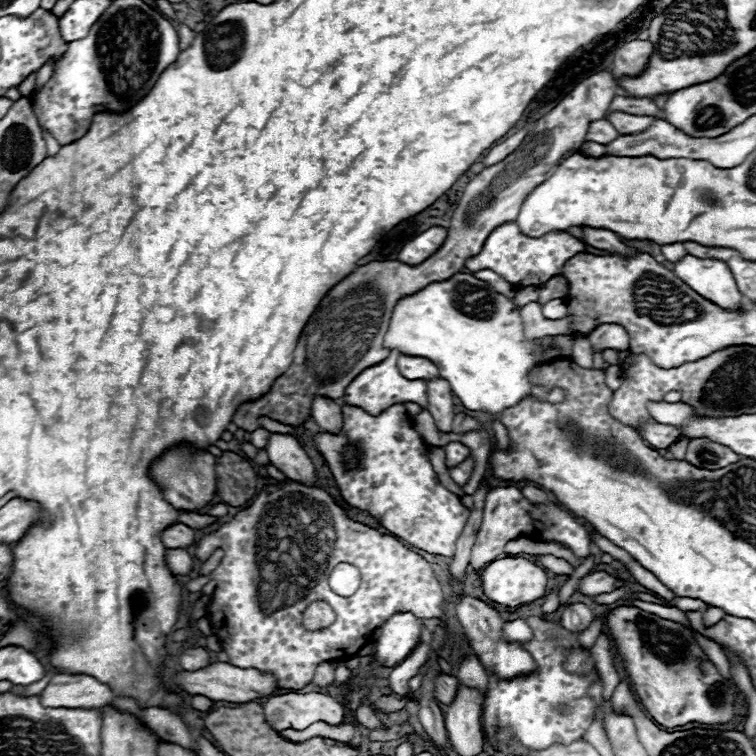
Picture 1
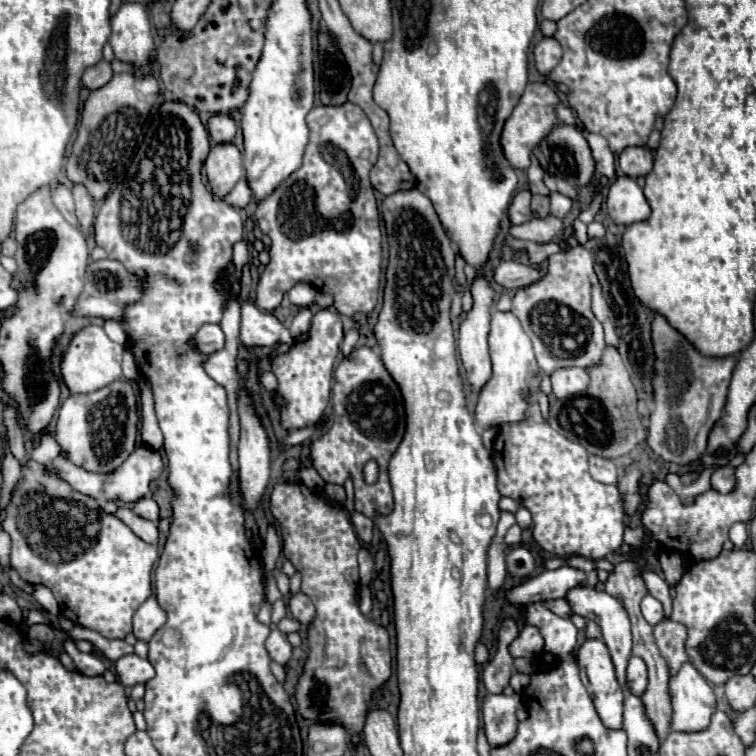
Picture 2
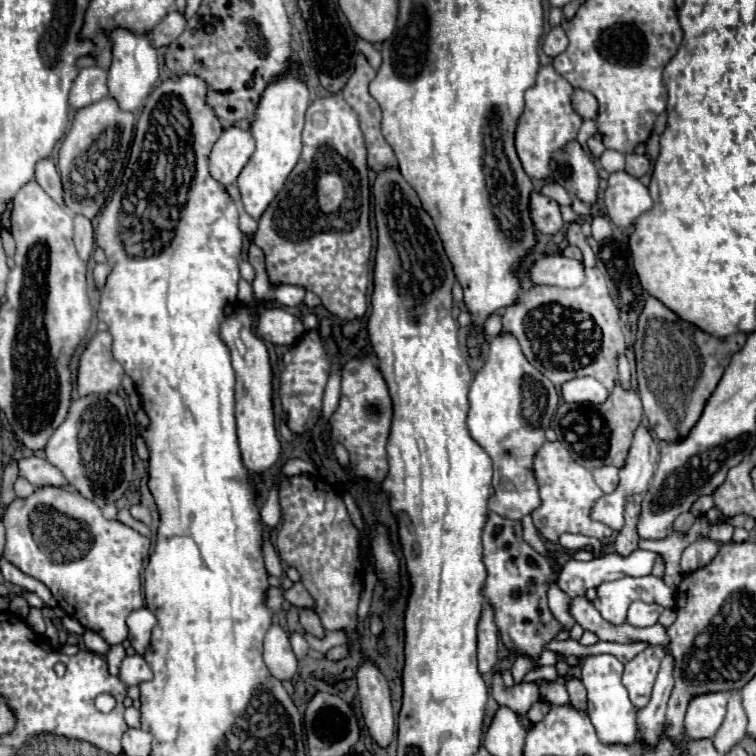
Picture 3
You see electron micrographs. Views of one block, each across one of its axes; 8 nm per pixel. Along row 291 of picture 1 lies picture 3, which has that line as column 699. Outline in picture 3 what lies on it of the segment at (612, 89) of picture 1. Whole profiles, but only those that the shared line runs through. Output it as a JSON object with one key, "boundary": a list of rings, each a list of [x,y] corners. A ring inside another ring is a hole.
{"boundary":[[[648,298],[638,320],[636,366],[638,386],[644,404],[644,416],[654,434],[664,442],[678,442],[690,434],[700,420],[704,406],[716,390],[730,358],[744,346],[746,334],[738,332],[726,340],[718,340],[694,324],[680,320],[660,300]]]}

